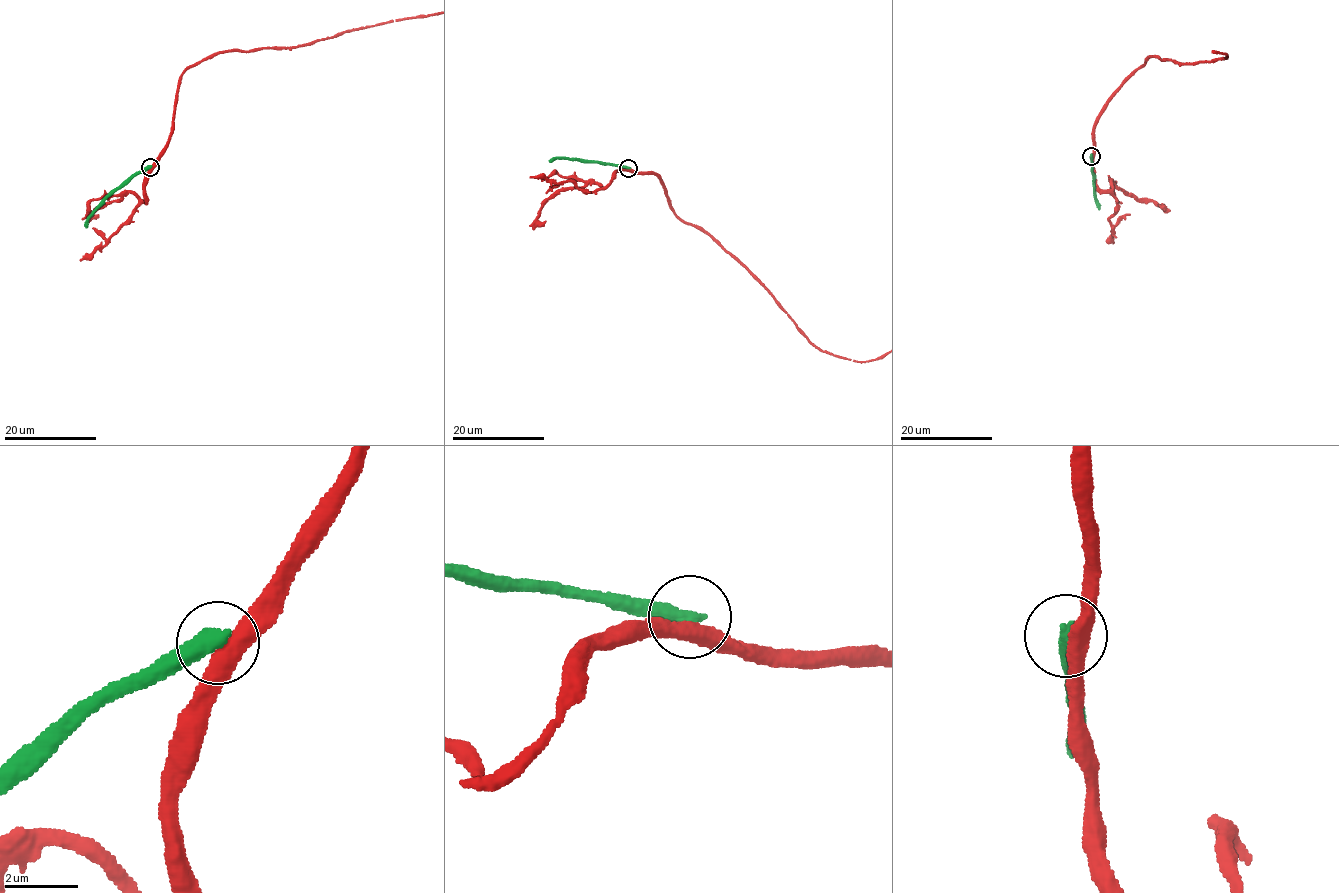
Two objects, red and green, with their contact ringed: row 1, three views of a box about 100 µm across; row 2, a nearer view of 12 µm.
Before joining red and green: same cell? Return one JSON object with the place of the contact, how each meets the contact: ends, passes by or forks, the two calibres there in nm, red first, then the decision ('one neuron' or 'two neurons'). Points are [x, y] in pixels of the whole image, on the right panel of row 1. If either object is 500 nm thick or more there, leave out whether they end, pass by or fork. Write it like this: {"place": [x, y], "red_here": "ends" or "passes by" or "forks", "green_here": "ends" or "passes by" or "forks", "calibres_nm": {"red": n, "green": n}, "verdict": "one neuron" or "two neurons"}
{"place": [1091, 156], "red_here": "passes by", "green_here": "ends", "calibres_nm": {"red": 440, "green": 460}, "verdict": "two neurons"}

